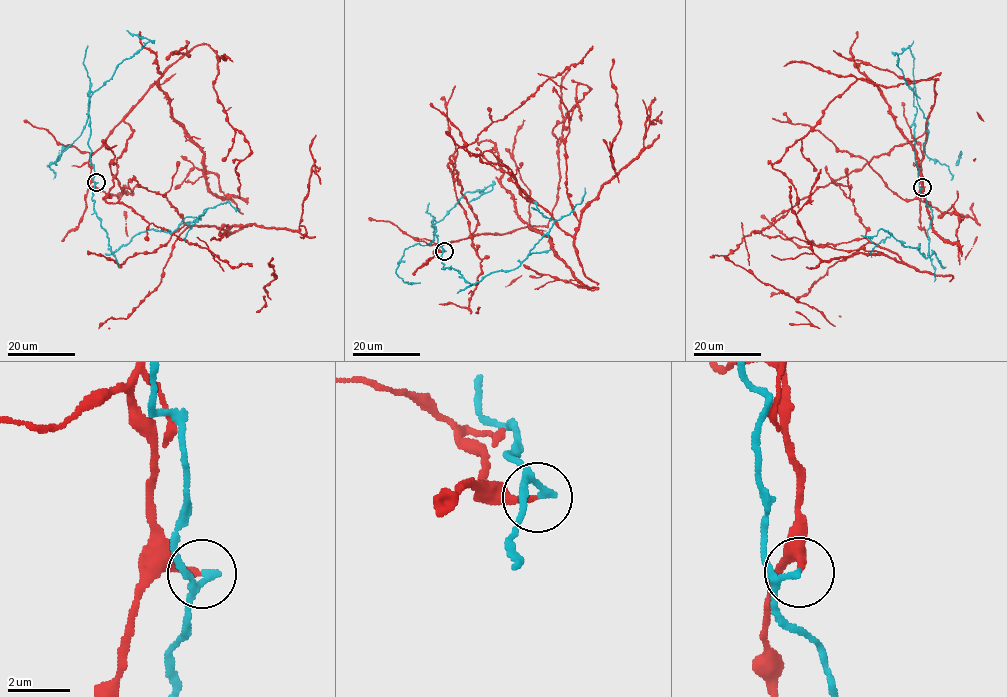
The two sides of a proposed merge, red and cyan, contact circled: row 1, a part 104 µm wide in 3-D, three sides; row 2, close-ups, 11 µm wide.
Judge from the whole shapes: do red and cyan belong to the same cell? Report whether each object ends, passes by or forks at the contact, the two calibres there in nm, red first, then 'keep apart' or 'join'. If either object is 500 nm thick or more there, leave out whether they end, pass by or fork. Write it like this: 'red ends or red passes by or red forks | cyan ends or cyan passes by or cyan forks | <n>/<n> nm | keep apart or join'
red ends | cyan passes by | 190/150 nm | keep apart

